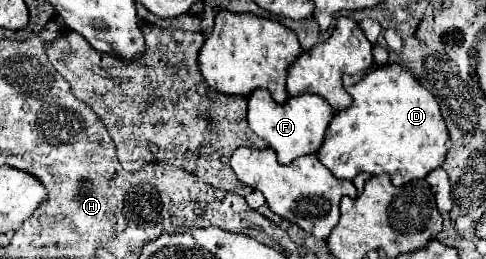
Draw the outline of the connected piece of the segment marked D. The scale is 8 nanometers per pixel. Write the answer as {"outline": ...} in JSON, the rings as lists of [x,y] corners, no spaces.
{"outline":[[[384,64],[374,66],[364,74],[344,74],[342,76],[344,90],[352,96],[352,104],[334,114],[332,124],[328,124],[328,134],[318,150],[320,162],[338,178],[352,180],[360,172],[388,174],[394,186],[408,184],[410,180],[424,178],[430,170],[438,168],[444,162],[448,152],[448,130],[444,120],[440,120],[440,108],[436,106],[436,98],[418,82],[418,78],[400,64]]]}

